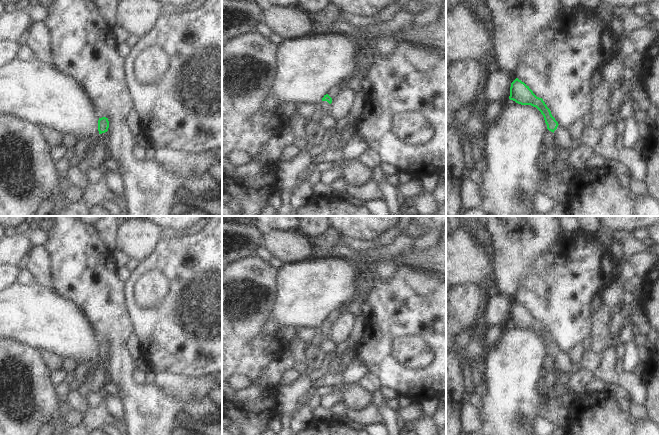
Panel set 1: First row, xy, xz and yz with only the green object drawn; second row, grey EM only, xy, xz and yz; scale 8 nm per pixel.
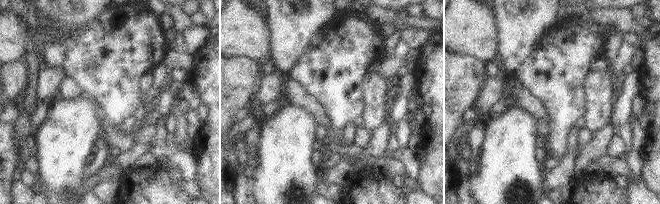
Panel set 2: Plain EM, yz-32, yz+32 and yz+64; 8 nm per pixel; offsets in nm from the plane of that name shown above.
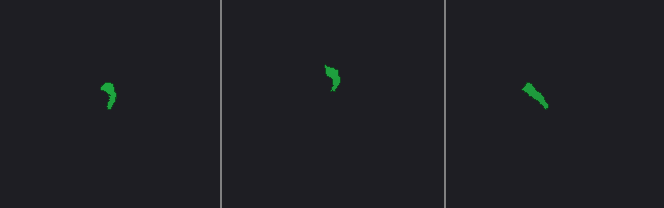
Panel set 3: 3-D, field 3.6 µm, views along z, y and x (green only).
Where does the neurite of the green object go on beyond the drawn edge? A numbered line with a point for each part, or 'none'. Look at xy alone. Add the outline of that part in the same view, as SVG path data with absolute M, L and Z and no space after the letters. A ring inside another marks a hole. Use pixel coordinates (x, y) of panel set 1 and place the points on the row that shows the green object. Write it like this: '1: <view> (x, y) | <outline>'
none

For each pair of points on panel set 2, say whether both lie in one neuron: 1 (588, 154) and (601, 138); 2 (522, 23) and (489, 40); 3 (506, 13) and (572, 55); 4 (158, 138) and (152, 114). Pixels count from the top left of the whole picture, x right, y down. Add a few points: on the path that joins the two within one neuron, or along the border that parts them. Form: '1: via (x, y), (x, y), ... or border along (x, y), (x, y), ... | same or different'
1: via (592, 150), (599, 142) | same
2: border along (494, 13), (497, 58) | different
3: border along (556, 21), (538, 38), (529, 56) | different
4: border along (158, 100), (157, 120), (154, 123) | different

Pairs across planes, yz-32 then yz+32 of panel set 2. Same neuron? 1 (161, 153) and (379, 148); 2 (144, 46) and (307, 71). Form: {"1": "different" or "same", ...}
{"1": "same", "2": "same"}

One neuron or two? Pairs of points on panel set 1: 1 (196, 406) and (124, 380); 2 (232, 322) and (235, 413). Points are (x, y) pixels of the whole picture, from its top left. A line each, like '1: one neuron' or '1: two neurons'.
1: one neuron
2: one neuron

